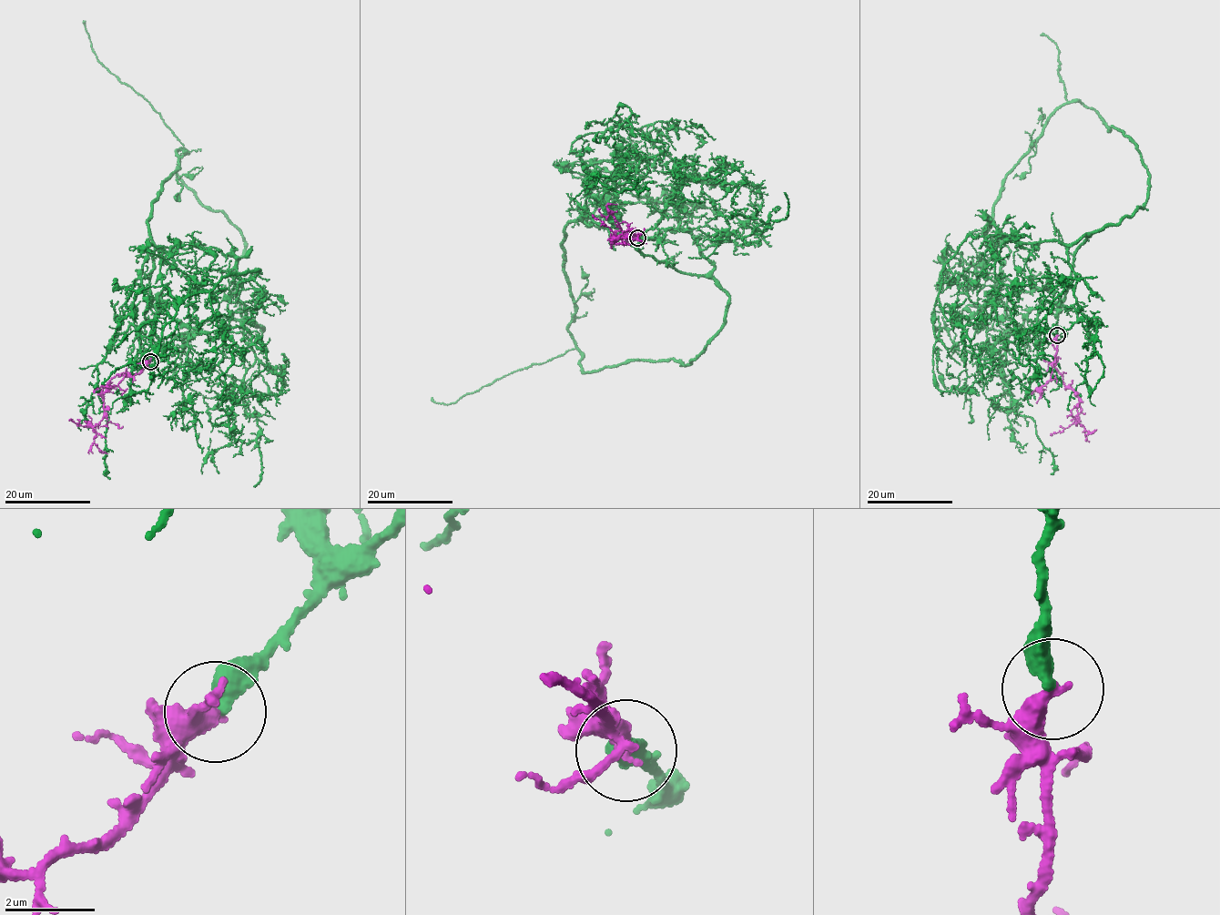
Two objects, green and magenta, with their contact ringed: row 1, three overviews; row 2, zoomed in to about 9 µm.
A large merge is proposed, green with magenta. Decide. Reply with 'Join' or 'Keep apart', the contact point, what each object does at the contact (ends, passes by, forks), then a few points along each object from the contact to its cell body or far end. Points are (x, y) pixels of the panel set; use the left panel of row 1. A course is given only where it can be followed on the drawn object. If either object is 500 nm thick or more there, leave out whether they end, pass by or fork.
Join. Place: (150, 361). At the ring green ends. At the ring magenta ends. Course of green: (150, 360), (211, 318), (254, 323), (236, 297), (259, 272), (189, 295), (157, 369), (132, 362), (106, 385). Course of magenta: (150, 360), (137, 373), (120, 374), (101, 391), (103, 420), (93, 427), (109, 421), (123, 426)

